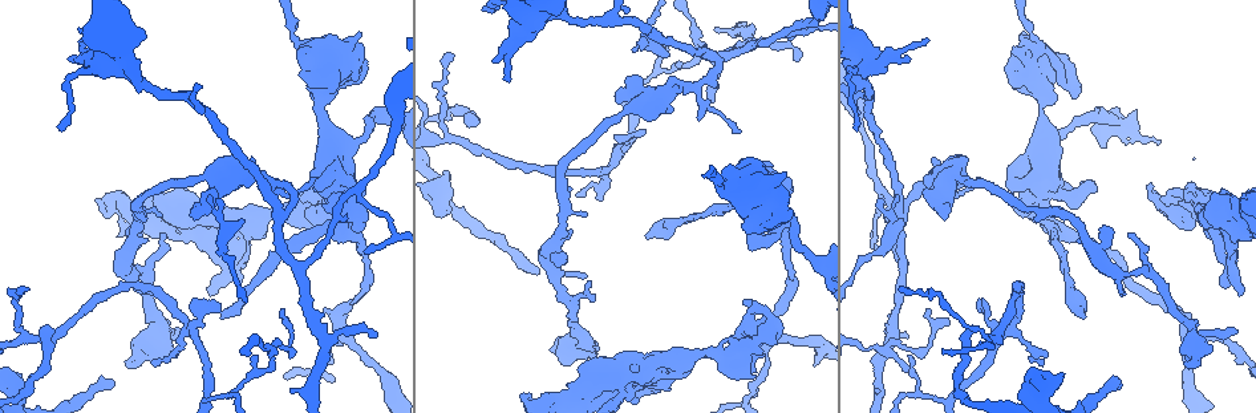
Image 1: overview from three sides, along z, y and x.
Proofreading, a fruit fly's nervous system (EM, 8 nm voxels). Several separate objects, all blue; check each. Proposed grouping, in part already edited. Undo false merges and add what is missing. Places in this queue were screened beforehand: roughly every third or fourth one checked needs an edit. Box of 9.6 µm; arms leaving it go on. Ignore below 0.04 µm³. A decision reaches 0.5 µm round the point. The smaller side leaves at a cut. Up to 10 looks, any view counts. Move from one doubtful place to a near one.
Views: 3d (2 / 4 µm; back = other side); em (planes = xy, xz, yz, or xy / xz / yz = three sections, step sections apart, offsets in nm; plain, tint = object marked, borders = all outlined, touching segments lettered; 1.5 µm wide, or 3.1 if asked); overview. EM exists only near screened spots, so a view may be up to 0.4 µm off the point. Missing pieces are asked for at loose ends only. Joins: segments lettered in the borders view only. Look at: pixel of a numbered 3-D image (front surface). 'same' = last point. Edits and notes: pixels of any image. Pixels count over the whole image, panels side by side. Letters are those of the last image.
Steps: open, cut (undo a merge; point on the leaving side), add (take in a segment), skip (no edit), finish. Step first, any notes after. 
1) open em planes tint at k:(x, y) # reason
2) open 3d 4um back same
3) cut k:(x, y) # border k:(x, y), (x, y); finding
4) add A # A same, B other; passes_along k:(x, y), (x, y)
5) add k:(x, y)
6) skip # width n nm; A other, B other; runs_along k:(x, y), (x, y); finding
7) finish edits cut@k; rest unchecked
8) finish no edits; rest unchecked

open em xz step 8 tint at 1:(649, 235) # end of a long branch

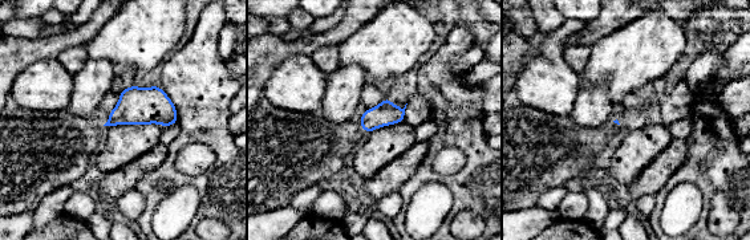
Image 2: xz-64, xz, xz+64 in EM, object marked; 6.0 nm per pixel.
open em planes borders same

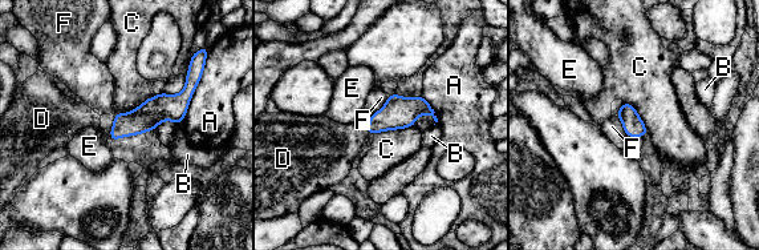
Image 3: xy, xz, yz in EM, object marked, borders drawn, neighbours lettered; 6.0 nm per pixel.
add D # width 120 nm; A other, B other, C other, D same, E other, F other; passes_along 3:(398, 112), (368, 132), (329, 146); the cell continues

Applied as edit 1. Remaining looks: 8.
open overview # see it whole again

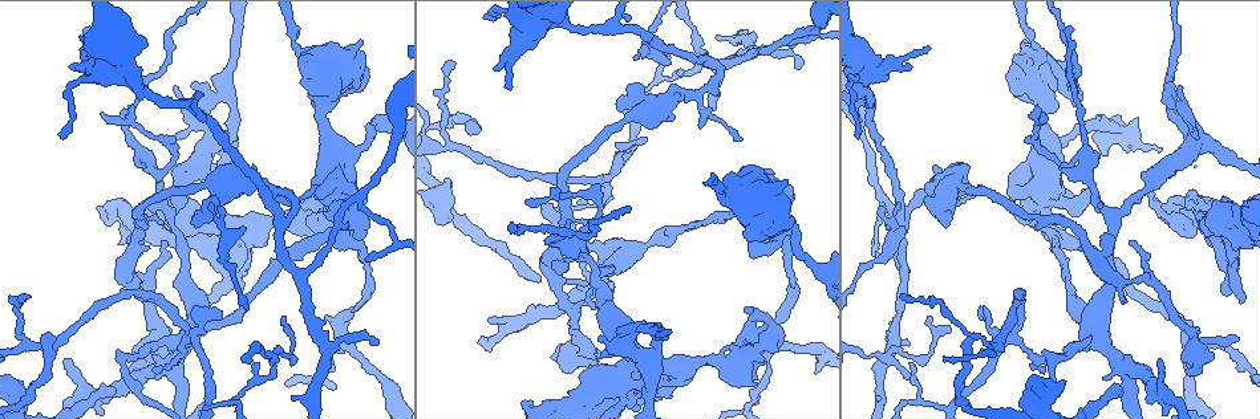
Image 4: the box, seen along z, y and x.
open em planes borders at 4:(659, 78) # three-way junction

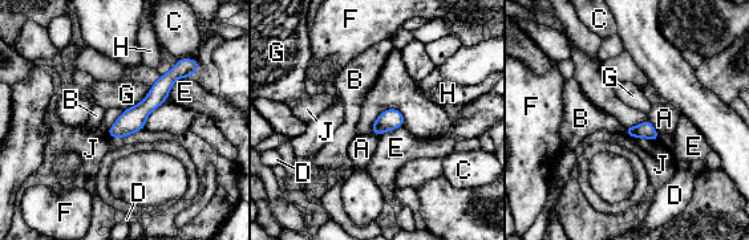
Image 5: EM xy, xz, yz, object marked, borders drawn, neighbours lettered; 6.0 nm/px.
skip # width 100 nm; A other, B other, C other, D other, E other, F other, G other, H other, J other; one cell here

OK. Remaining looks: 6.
open 3d 4um at 4:(155, 367) # free end

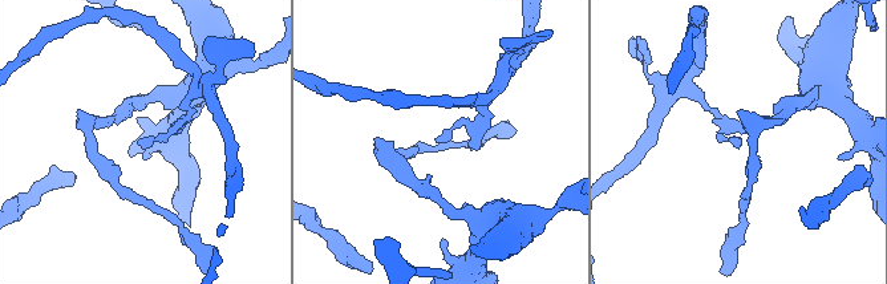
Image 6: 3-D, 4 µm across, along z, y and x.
open em planes borders at 6:(740, 139) # need the tissue

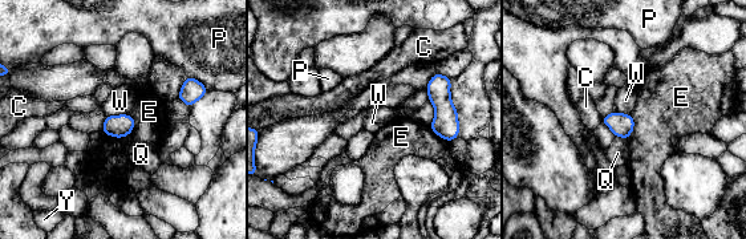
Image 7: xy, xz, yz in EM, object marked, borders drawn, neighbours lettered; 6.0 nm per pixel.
skip # C other, E other, P other, Q other, W other, Y other; border 7:(128, 113), (106, 117); none of them fits

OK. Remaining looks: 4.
open em xz step 8 tint at 4:(556, 278) # sharp bend

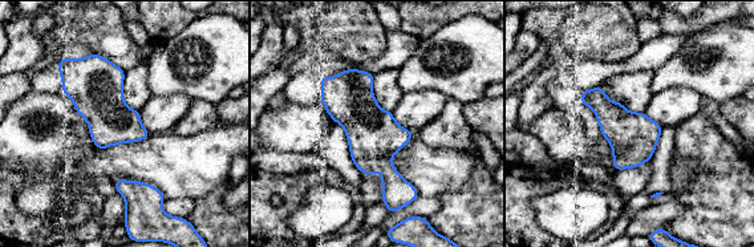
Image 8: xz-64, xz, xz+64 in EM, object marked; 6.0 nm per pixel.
open em planes borders same

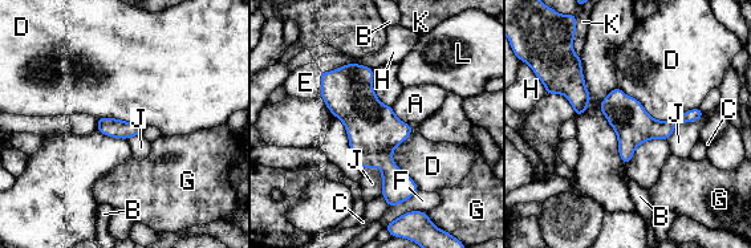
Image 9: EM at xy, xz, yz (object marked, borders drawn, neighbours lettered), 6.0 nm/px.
skip # A other, B other, C other, D other, E other, F other, G other, H other, J other, K other, L other; runs_along 9:(324, 74), (373, 127), (392, 200); all the same cell

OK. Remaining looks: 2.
finish edits add@3; rest unchecked

